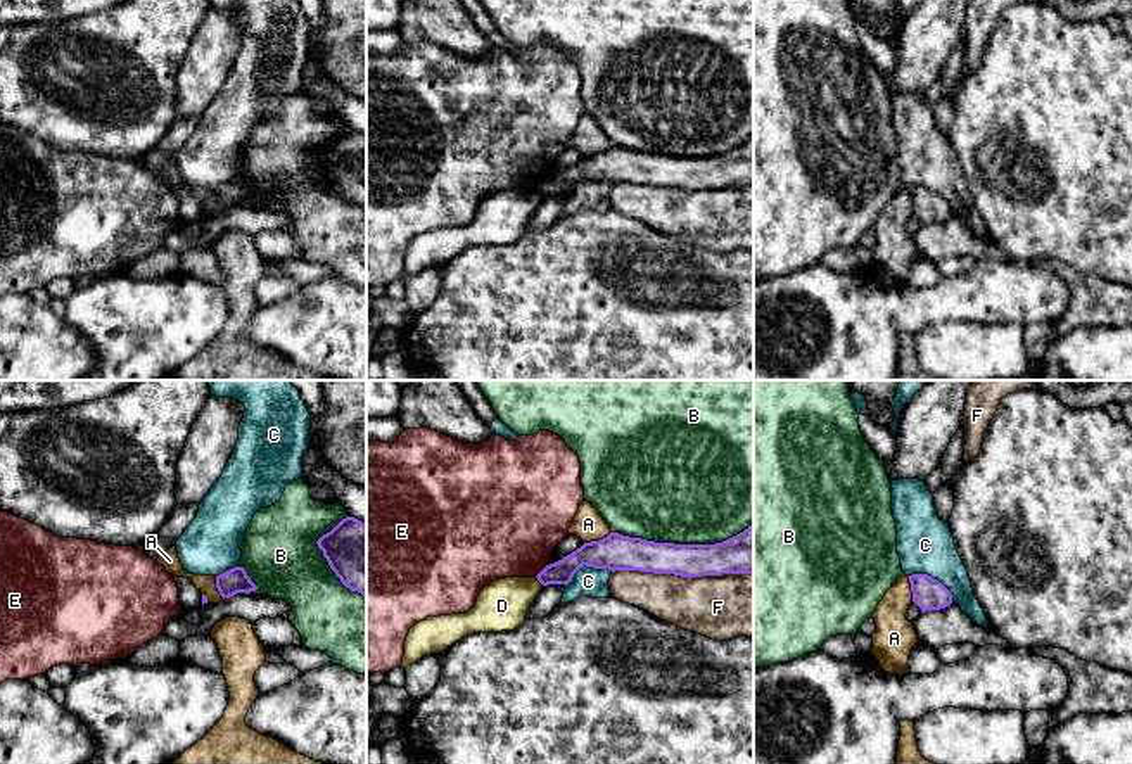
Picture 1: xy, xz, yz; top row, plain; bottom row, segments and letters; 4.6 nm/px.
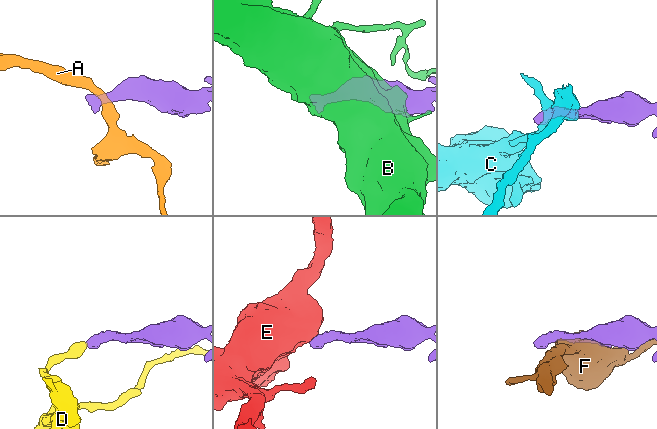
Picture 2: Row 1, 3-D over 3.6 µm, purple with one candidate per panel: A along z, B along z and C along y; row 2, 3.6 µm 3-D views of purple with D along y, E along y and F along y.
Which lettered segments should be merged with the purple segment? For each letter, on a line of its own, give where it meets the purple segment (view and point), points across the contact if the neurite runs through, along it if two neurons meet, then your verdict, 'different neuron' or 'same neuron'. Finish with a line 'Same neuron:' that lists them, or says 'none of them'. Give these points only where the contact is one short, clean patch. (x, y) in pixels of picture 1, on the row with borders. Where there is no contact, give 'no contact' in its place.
A: xz (597, 541) | along xz (610, 531), (598, 540), (585, 543) | different neuron
B: xz (681, 545) | different neuron
C: yz (932, 578) | different neuron
D: xz (540, 581) | along xz (536, 576), (543, 585) | different neuron
E: xz (541, 571) | along xz (546, 566), (534, 576) | different neuron
F: xz (683, 576) | different neuron
Same neuron: none of them

